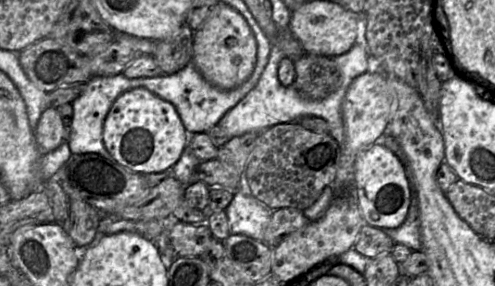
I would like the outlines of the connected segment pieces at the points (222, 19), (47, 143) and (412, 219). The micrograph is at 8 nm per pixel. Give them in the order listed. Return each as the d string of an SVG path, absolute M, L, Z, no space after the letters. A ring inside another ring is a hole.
M219 2L203 25L195 30L192 63L212 85L232 90L253 73L257 60L257 41L246 19L234 8Z
M47 107L41 114L35 128L35 140L42 154L58 148L64 143L64 123L55 107Z
M412 186L412 198L405 221L397 228L382 229L395 244L403 244L412 251L422 248L420 231L419 204L416 191Z

